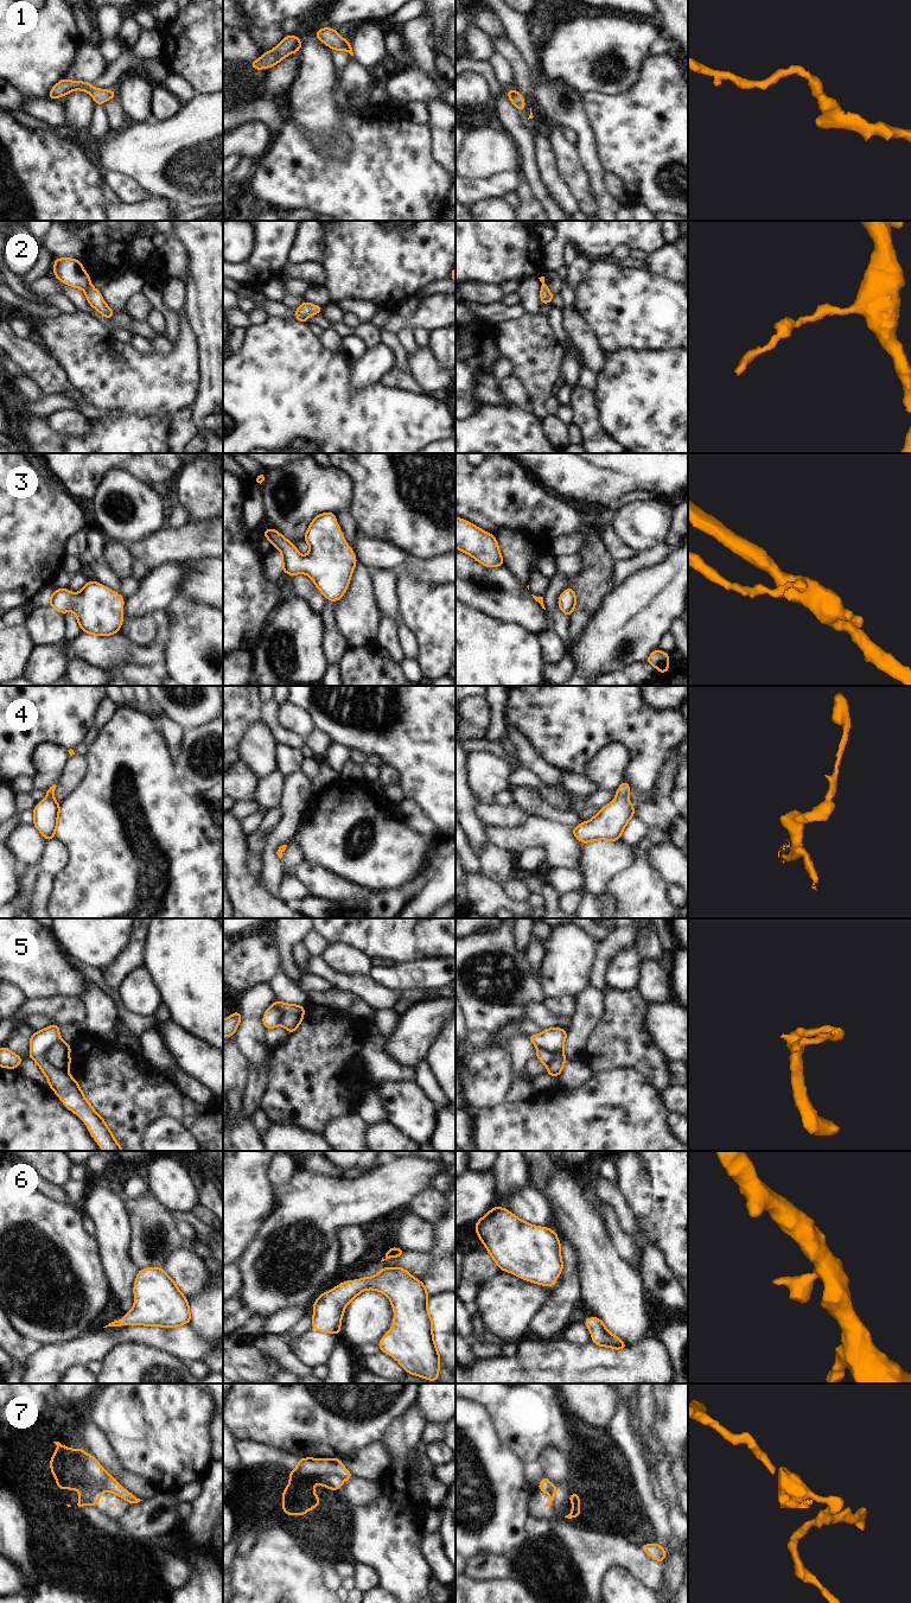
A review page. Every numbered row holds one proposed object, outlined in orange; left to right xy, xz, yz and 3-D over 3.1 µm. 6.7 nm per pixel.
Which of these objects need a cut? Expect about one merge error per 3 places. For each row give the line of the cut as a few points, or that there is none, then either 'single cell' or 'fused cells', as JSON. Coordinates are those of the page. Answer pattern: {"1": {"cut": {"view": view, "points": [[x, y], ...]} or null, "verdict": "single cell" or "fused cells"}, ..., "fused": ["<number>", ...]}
{"1": {"cut": null, "verdict": "single cell"}, "2": {"cut": null, "verdict": "single cell"}, "3": {"cut": null, "verdict": "single cell"}, "4": {"cut": null, "verdict": "single cell"}, "5": {"cut": {"view": "xy", "points": [[55, 1041], [43, 1051], [43, 1056], [57, 1067], [67, 1070]]}, "verdict": "fused cells"}, "6": {"cut": null, "verdict": "single cell"}, "7": {"cut": null, "verdict": "single cell"}, "fused": ["5"]}

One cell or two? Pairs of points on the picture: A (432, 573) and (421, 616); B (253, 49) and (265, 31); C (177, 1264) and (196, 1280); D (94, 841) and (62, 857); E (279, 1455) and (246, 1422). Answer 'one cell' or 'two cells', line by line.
A: two cells
B: two cells
C: one cell
D: two cells
E: two cells

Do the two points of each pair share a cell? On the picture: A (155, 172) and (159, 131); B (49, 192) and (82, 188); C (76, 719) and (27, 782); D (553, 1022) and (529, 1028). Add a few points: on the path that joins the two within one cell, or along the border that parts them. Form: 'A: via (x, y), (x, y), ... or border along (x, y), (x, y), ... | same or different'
A: via (159, 161), (159, 141) | same
B: via (57, 191), (74, 188) | same
C: border along (32, 777), (20, 777), (12, 783) | different
D: border along (529, 1017), (543, 1029) | different

